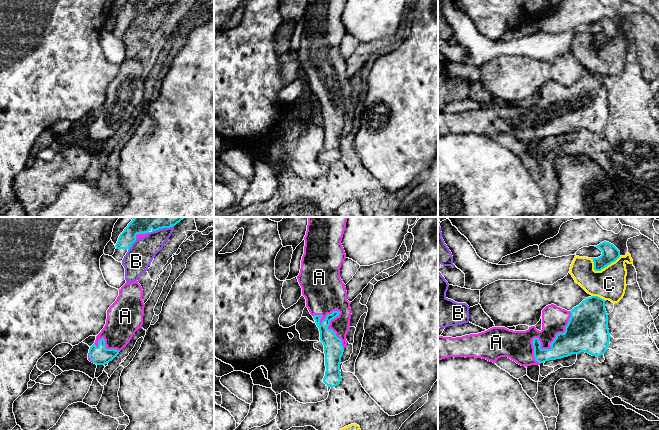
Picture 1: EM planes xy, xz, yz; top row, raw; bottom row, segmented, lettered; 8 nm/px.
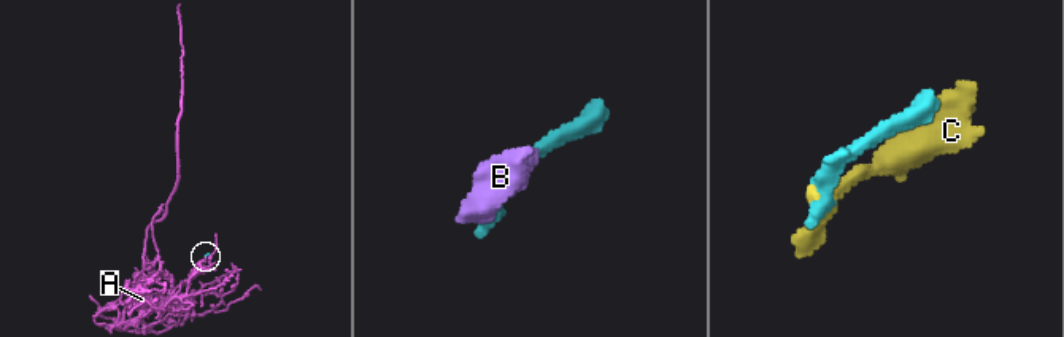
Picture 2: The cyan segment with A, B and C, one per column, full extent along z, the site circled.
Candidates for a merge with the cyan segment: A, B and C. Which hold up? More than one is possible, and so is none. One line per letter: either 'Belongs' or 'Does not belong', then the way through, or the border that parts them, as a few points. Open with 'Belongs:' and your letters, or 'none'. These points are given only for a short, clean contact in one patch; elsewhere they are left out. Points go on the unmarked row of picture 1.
Belongs: A
A: Belongs
B: Does not belong
C: Does not belong

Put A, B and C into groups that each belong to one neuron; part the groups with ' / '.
A / B C

